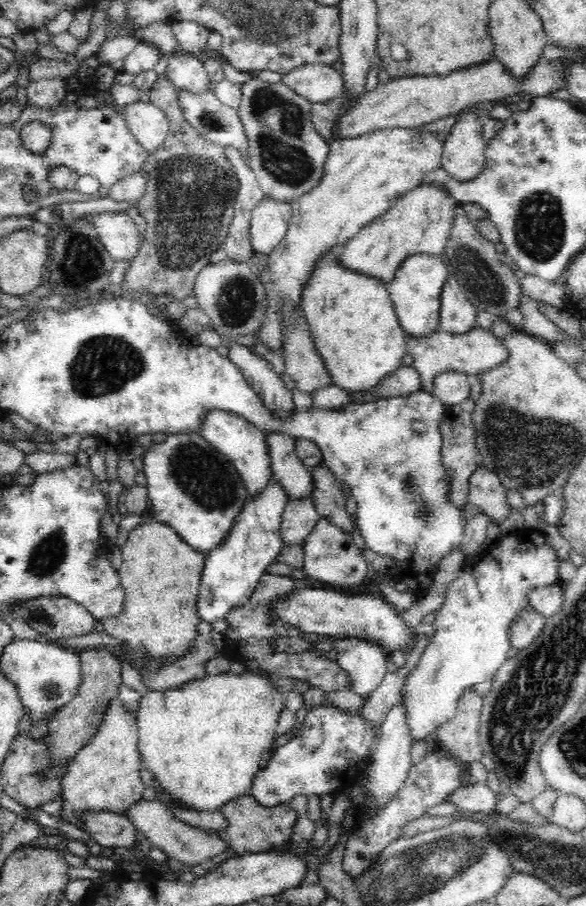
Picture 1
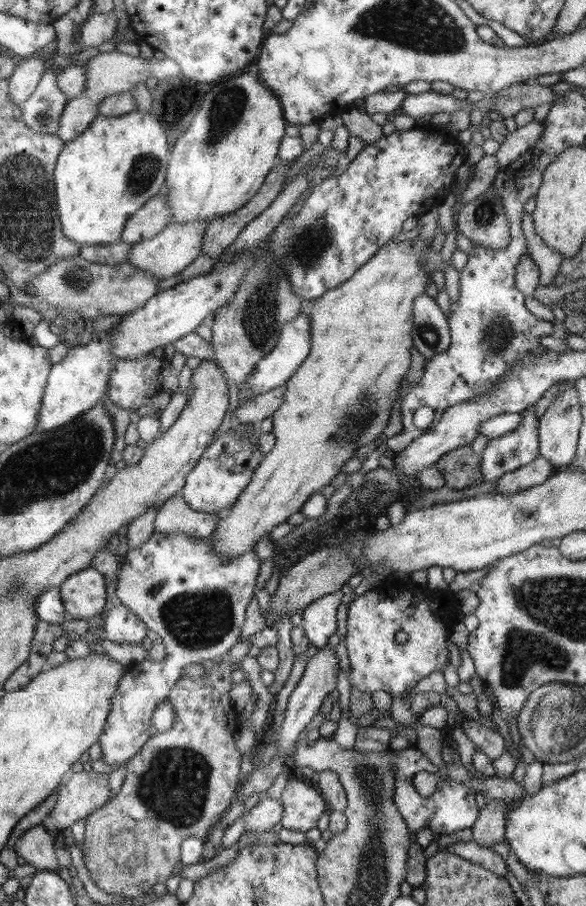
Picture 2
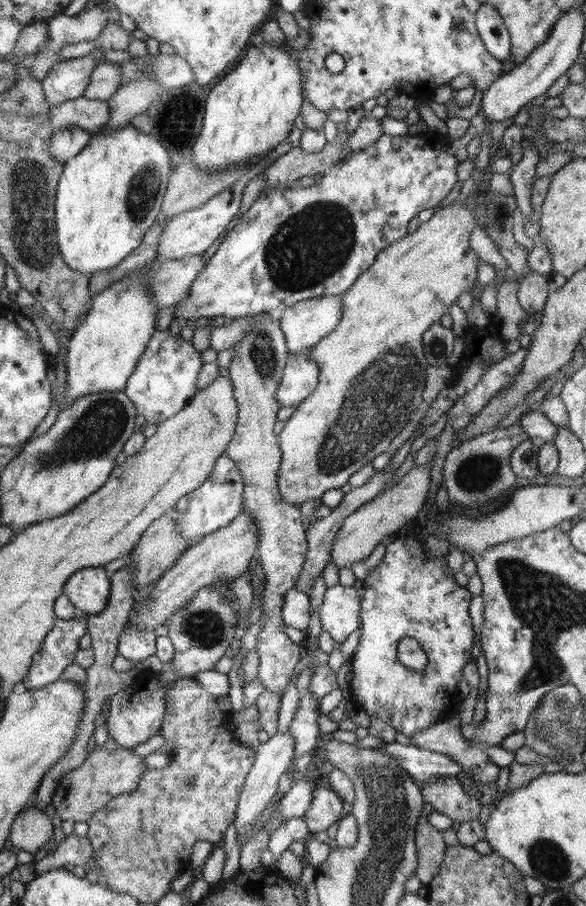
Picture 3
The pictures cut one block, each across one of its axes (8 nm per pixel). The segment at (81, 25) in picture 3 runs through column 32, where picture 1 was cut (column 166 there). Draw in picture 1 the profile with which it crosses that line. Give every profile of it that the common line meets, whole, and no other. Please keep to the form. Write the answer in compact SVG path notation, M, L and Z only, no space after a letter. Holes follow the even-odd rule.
M183 51L169 55L165 76L168 77L178 89L186 89L193 94L202 94L205 90L212 90L211 75L206 73L203 62L197 56L186 54Z

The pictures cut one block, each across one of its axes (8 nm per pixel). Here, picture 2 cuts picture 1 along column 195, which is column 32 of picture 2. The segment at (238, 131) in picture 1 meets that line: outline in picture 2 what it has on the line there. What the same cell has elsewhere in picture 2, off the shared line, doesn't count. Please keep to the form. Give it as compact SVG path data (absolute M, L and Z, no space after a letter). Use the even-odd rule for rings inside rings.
M48 67L35 92L21 105L22 121L40 133L56 134L64 106L70 99L58 83L58 71Z

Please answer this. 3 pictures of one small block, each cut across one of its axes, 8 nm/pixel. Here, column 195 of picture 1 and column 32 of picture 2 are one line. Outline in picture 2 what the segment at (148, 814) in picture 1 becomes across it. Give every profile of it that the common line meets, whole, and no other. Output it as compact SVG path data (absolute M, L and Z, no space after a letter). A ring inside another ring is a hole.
M36 825L15 841L13 850L40 871L58 872L60 864L55 856L55 842L44 825Z

